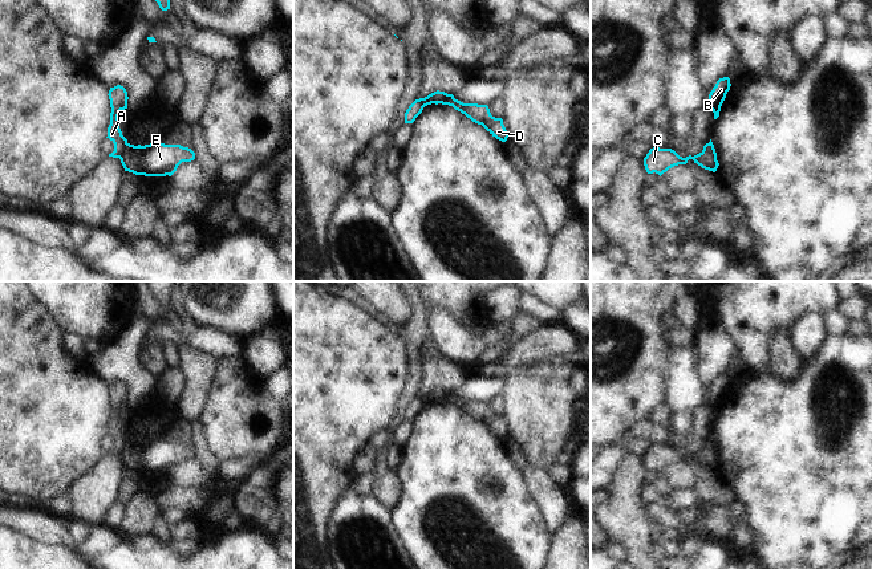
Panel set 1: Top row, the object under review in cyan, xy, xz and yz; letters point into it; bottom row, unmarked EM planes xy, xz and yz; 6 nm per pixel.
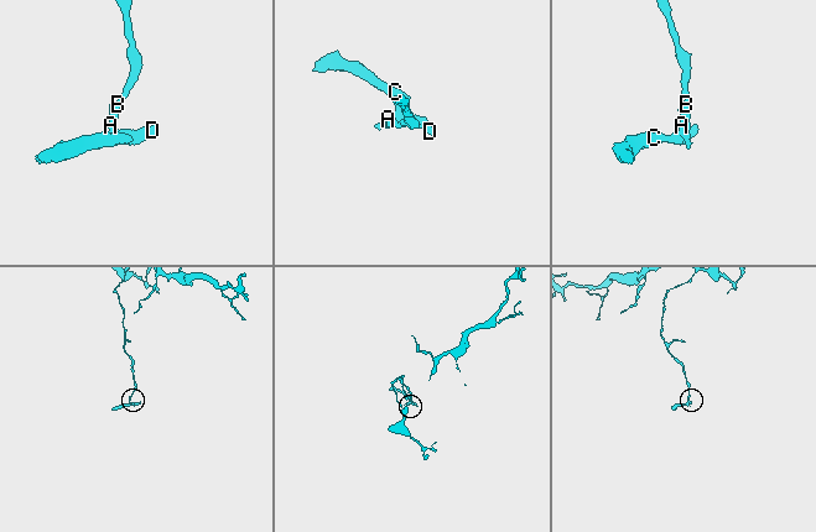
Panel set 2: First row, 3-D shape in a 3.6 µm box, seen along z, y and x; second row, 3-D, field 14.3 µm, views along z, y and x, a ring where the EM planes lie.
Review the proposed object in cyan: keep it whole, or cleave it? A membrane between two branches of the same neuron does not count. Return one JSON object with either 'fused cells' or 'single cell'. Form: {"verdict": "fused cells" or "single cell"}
{"verdict": "fused cells"}

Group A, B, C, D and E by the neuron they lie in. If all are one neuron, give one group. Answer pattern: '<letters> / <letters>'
A B / C D E

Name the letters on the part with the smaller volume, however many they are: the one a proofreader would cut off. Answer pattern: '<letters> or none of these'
C, D, E

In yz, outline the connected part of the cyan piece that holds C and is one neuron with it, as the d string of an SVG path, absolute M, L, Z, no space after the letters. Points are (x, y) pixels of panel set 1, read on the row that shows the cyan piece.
M706 143L699 154L694 157L689 155L686 158L680 157L672 149L653 147L644 158L644 166L648 174L656 172L661 176L674 166L686 164L689 159L693 159L694 163L713 172L715 172L719 166L713 143Z

